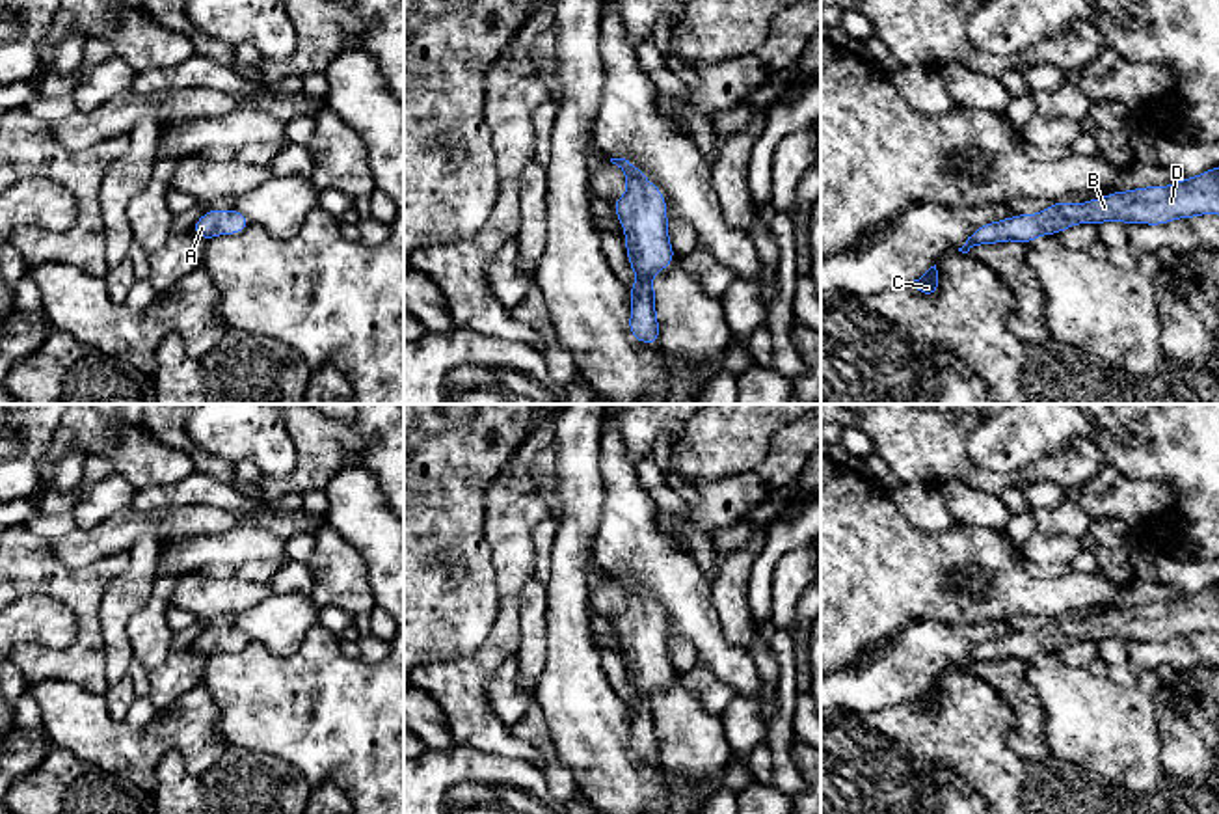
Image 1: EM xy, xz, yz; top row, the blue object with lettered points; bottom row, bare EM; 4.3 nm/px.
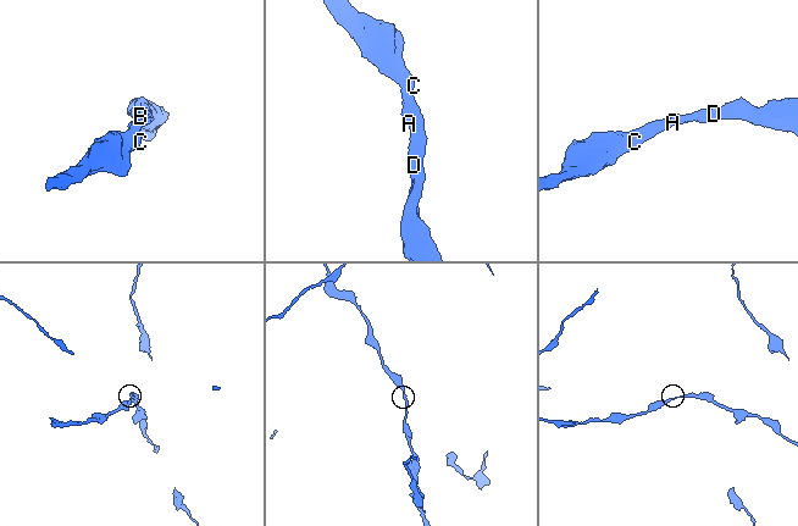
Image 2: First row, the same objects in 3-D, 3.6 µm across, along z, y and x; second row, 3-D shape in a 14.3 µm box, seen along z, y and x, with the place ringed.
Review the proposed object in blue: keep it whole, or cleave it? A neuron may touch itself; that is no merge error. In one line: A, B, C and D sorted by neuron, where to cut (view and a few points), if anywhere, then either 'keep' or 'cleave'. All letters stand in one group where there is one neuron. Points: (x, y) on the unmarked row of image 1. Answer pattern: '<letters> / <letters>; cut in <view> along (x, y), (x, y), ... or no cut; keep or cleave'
A B C D; no cut; keep

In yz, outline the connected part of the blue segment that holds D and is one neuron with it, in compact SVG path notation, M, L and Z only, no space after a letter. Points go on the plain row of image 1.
M1219 583L1167 604L1113 609L1079 622L1057 618L1038 631L1018 631L977 644L958 669L973 663L1016 658L1027 661L1057 652L1078 641L1100 643L1109 637L1161 643L1180 635L1219 631Z

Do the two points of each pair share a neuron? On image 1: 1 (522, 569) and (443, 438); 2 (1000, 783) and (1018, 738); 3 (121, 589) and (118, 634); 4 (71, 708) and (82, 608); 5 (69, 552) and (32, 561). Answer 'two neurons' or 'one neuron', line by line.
1: two neurons
2: two neurons
3: one neuron
4: two neurons
5: two neurons

